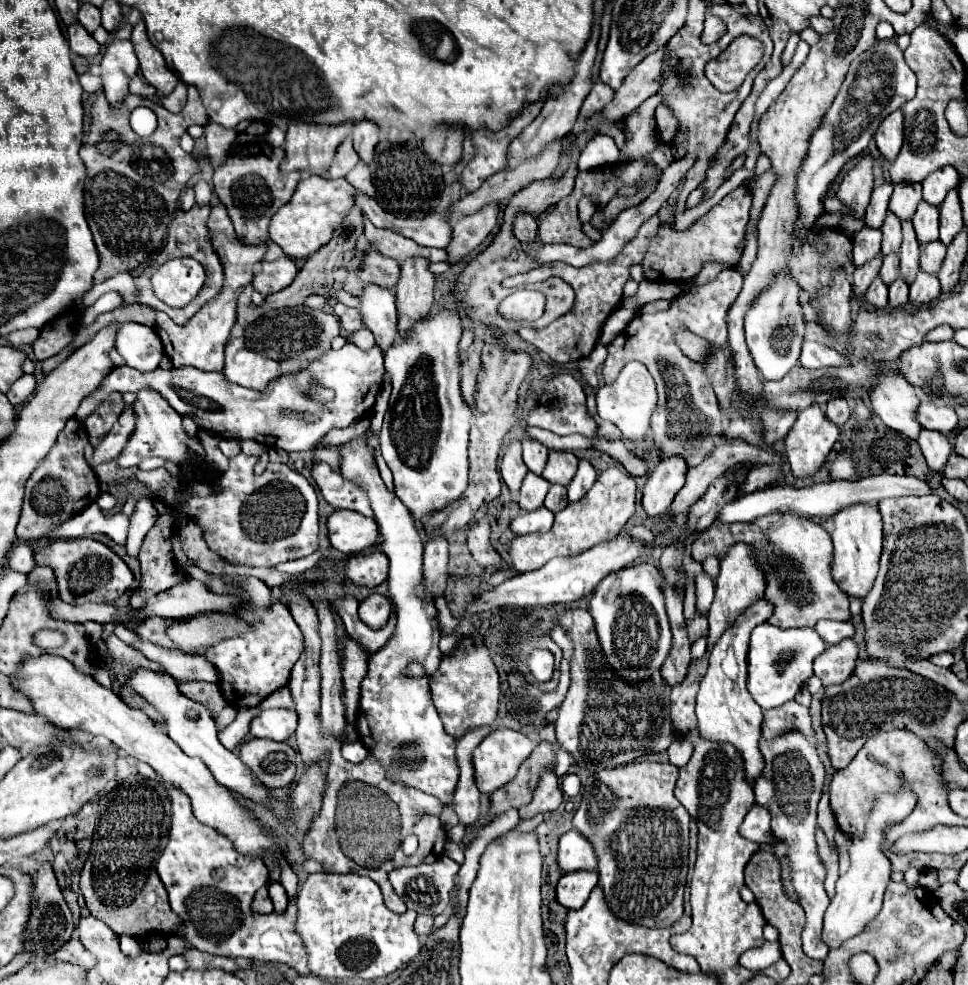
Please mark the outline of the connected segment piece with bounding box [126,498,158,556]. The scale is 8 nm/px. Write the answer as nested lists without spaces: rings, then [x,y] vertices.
[[[142,498],[138,500],[134,514],[130,518],[130,532],[128,532],[128,540],[126,540],[126,550],[130,556],[138,556],[140,544],[146,536],[146,532],[154,526],[158,518],[158,510],[154,508],[150,498]]]

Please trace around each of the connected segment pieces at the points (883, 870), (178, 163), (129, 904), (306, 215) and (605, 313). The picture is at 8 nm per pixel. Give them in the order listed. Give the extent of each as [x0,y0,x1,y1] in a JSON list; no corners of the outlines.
[[822,782,918,948],[80,86,208,282],[80,776,180,938],[270,176,356,258],[502,214,660,362]]

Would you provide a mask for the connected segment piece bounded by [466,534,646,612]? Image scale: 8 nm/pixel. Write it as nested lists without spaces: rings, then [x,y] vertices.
[[[618,534],[612,540],[600,542],[594,548],[582,552],[582,556],[574,556],[574,558],[554,558],[550,560],[546,566],[514,576],[506,582],[502,582],[500,586],[492,588],[490,592],[482,592],[476,602],[472,602],[468,606],[466,612],[484,612],[484,610],[492,610],[492,608],[500,608],[500,606],[518,606],[518,608],[526,608],[526,606],[556,606],[556,604],[572,604],[578,602],[580,598],[588,596],[594,592],[594,588],[598,586],[598,582],[614,572],[620,570],[632,562],[638,560],[638,556],[642,556],[646,550],[646,542],[640,538],[632,538],[632,536],[622,536]]]

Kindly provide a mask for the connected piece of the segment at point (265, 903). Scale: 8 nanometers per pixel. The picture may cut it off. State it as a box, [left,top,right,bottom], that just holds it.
[252,884,274,914]

